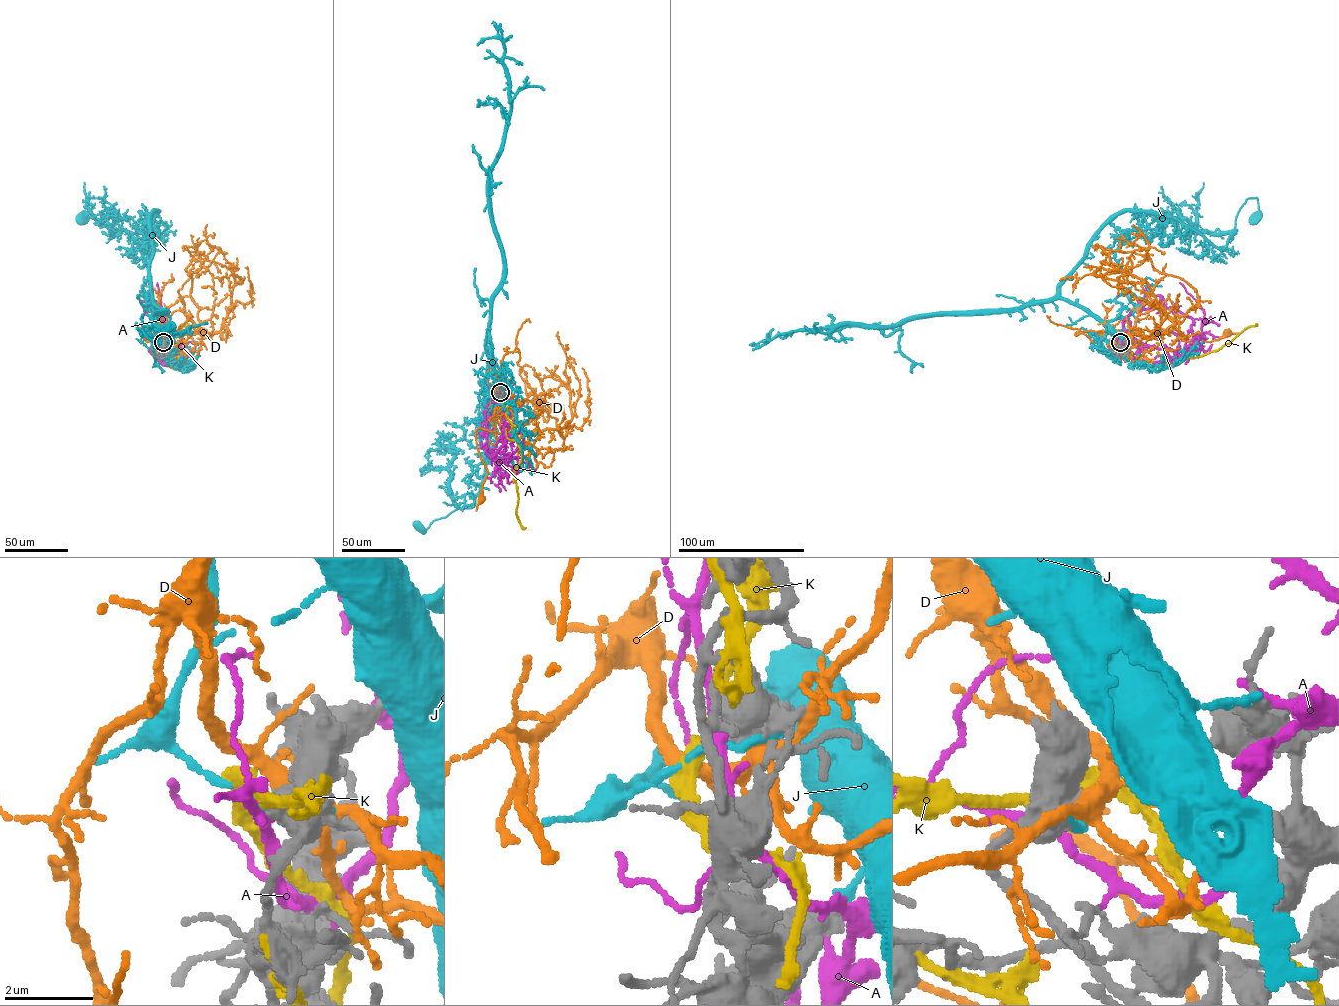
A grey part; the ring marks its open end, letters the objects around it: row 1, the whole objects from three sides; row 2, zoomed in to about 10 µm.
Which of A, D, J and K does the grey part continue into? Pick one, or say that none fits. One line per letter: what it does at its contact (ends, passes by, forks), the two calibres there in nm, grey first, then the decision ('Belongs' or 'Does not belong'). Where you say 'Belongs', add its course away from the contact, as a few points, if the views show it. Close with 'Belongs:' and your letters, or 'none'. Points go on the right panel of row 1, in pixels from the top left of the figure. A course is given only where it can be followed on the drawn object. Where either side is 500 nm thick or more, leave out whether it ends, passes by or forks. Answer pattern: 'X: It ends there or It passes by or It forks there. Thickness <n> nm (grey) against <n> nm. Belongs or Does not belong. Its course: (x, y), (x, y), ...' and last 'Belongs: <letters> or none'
A: Thickness 550 nm (grey) against 220 nm. Does not belong
D: Thickness 550 nm (grey) against 360 nm. Does not belong
J: Thickness 500 nm (grey) against 140 nm. Does not belong
K: Thickness 550 nm (grey) against 260 nm. Does not belong
Belongs: none

